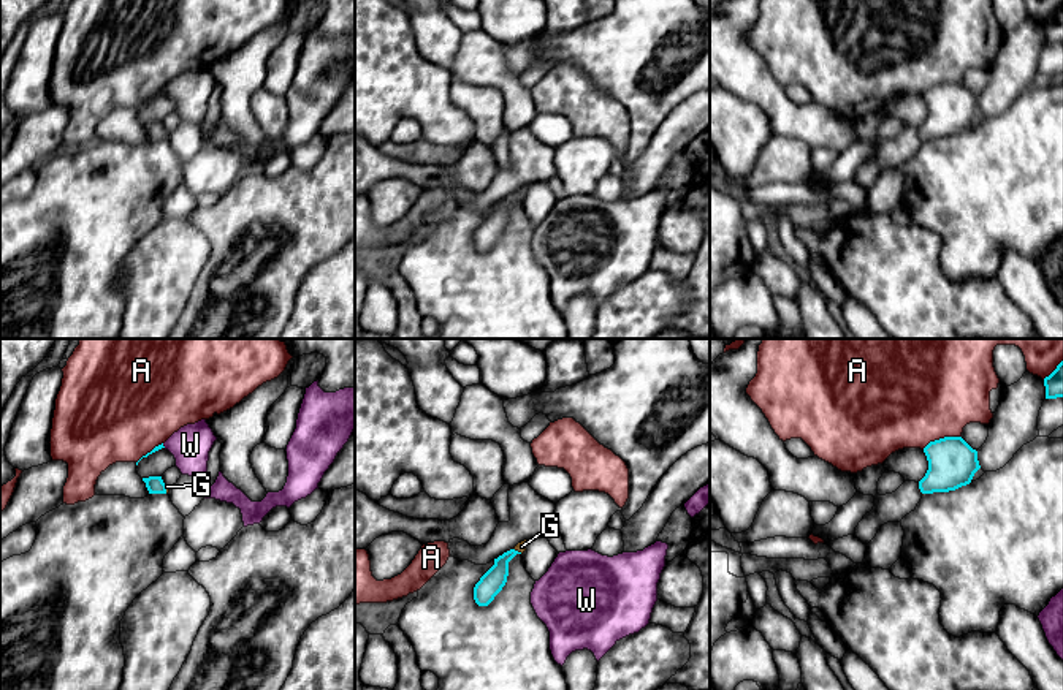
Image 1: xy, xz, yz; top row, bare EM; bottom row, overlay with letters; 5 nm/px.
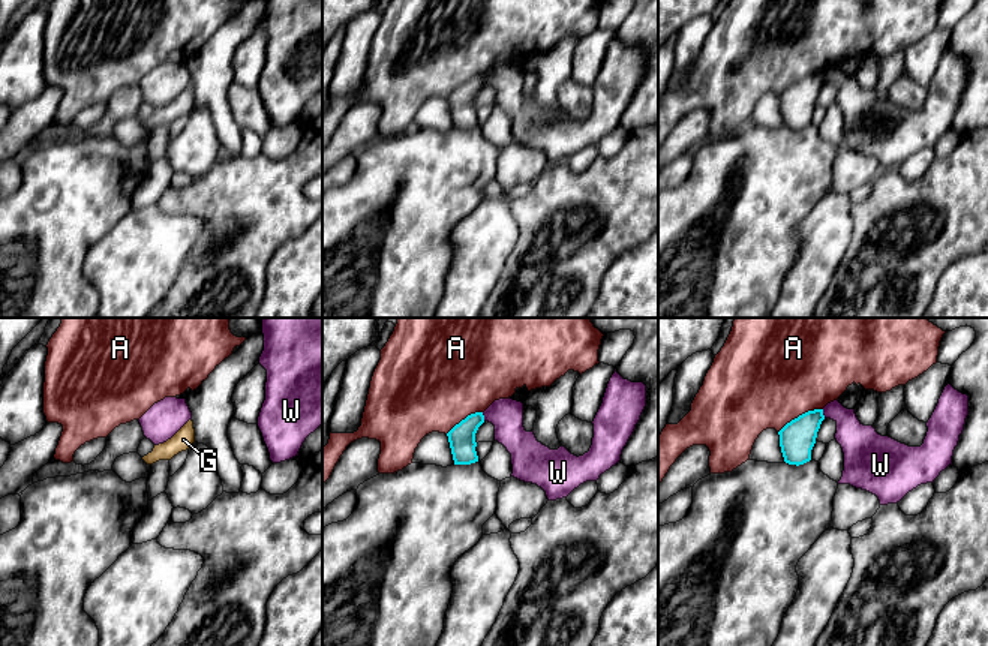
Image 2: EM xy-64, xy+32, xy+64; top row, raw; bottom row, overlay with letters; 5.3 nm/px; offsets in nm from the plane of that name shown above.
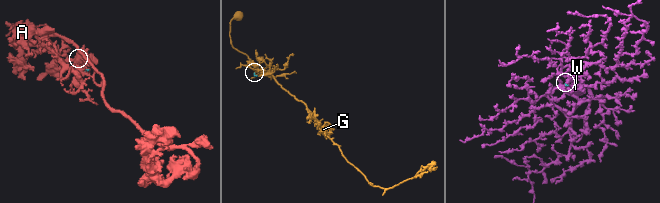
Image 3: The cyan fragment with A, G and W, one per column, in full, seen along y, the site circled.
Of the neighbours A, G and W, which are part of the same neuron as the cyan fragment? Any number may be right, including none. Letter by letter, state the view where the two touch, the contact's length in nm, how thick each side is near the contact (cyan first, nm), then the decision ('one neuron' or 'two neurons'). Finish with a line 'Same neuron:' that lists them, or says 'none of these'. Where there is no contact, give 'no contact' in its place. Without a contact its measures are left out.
A: contact in yz; length 220 nm; calibres 240 and 500 nm; two neurons
G: contact in xz; length 50 nm; calibres 120 and 50 nm; one neuron
W: contact in xy; length 30 nm; calibres 20 and 200 nm; two neurons
Same neuron: G

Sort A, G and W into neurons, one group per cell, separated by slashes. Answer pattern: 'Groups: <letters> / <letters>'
Groups: A / G / W

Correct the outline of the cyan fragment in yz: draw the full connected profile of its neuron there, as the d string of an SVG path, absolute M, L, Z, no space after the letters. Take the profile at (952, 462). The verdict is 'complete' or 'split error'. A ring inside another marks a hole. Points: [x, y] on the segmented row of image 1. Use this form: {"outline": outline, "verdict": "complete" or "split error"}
{"outline": "M944 437L930 442L924 453L928 470L919 481L922 494L949 492L966 486L981 468L977 451L962 437Z", "verdict": "complete"}

